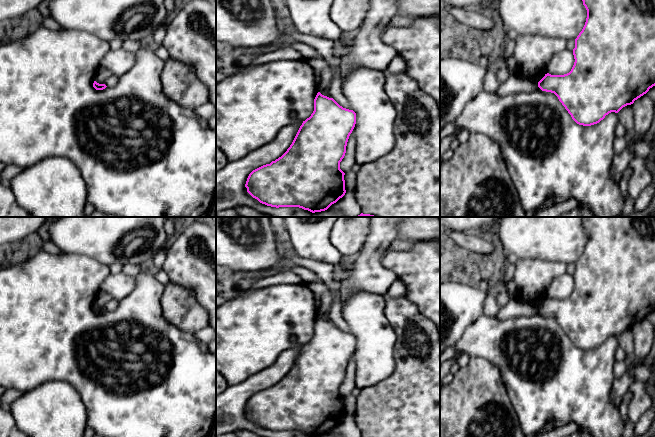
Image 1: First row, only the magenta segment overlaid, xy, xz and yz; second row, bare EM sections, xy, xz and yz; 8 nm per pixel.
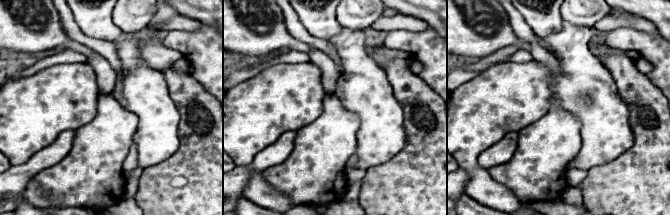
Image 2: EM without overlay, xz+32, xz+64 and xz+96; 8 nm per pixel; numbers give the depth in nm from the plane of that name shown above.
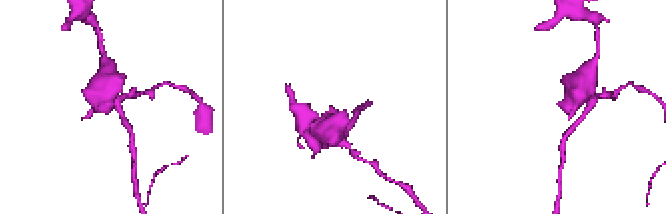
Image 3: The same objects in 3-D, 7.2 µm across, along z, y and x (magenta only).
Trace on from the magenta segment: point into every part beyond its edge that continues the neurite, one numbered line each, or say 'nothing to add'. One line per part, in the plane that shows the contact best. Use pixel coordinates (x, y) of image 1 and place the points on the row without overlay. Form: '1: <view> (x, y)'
nothing to add

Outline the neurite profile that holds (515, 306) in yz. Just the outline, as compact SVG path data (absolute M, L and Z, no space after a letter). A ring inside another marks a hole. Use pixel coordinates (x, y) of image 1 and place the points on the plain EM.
M515 297L510 298L507 304L500 308L495 318L504 321L516 316L530 316L537 313L537 311L537 305Z

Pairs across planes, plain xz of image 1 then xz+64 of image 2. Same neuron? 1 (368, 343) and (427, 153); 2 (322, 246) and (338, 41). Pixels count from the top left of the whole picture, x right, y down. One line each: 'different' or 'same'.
1: different
2: different

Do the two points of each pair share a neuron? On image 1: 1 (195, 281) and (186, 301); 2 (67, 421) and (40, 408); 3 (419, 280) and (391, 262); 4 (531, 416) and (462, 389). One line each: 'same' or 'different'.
1: different
2: same
3: same
4: different

